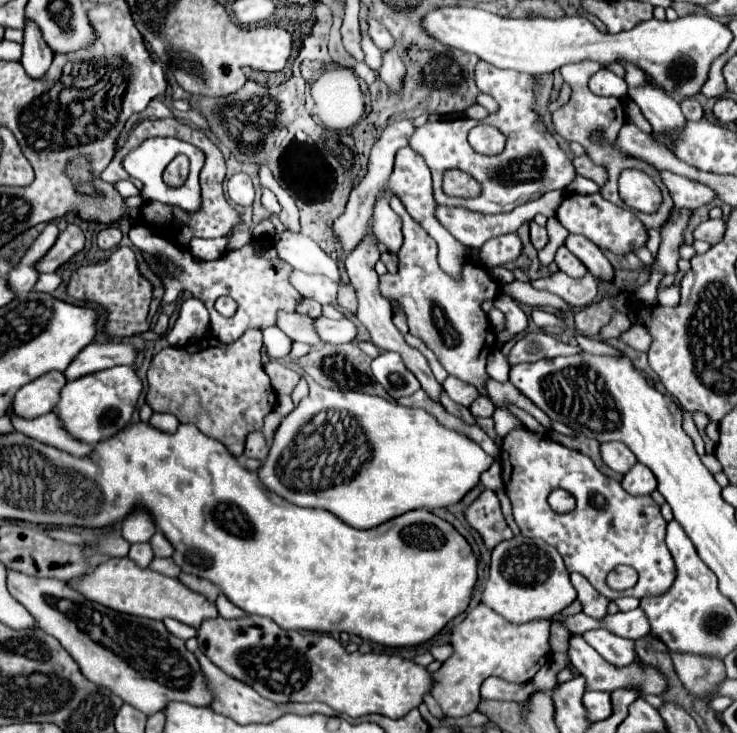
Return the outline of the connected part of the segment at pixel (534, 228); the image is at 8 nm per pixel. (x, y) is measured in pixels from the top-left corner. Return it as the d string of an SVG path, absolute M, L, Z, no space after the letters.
M531 222L529 226L531 226L531 244L533 244L537 250L545 248L545 244L547 244L547 230L541 228L541 226L535 224L535 222Z

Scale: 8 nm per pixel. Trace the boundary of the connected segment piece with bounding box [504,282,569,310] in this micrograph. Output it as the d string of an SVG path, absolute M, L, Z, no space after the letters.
M514 282L513 286L504 286L509 296L513 296L517 302L529 304L529 306L543 306L543 308L557 308L557 310L567 310L569 304L563 302L559 296L553 296L547 290L535 290L531 286L523 286L522 282Z

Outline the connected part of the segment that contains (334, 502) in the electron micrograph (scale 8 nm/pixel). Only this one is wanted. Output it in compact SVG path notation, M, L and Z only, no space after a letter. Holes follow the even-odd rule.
M313 380L309 382L309 388L311 394L283 418L275 432L269 456L257 470L259 480L287 502L329 510L349 526L367 530L417 508L431 510L457 504L479 484L479 476L493 464L493 458L487 456L477 442L441 426L435 416L421 408L405 408L371 394L323 388ZM321 410L347 410L357 418L371 444L369 466L361 466L359 474L349 482L343 480L343 476L323 478L319 466L321 460L307 460L307 434L301 430ZM283 452L287 462L283 460Z

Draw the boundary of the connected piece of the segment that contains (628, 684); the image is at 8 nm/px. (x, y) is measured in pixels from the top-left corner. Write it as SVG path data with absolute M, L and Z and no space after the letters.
M571 636L569 638L569 660L571 664L587 678L587 690L601 690L601 692L613 692L617 688L637 688L643 694L663 694L667 688L667 682L663 678L663 674L647 664L629 664L625 668L615 668L609 662L605 662L581 636Z

